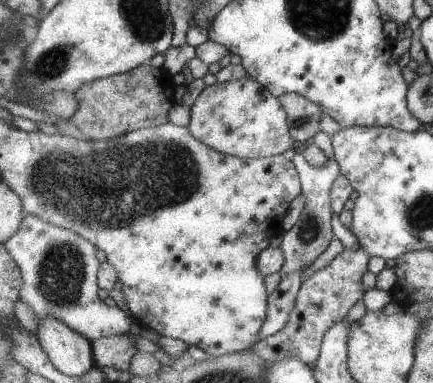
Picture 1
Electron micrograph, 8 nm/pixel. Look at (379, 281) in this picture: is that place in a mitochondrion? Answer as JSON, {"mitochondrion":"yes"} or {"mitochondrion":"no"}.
{"mitochondrion":"no"}

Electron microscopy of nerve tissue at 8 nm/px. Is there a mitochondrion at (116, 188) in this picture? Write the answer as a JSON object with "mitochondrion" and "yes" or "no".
{"mitochondrion":"yes"}

